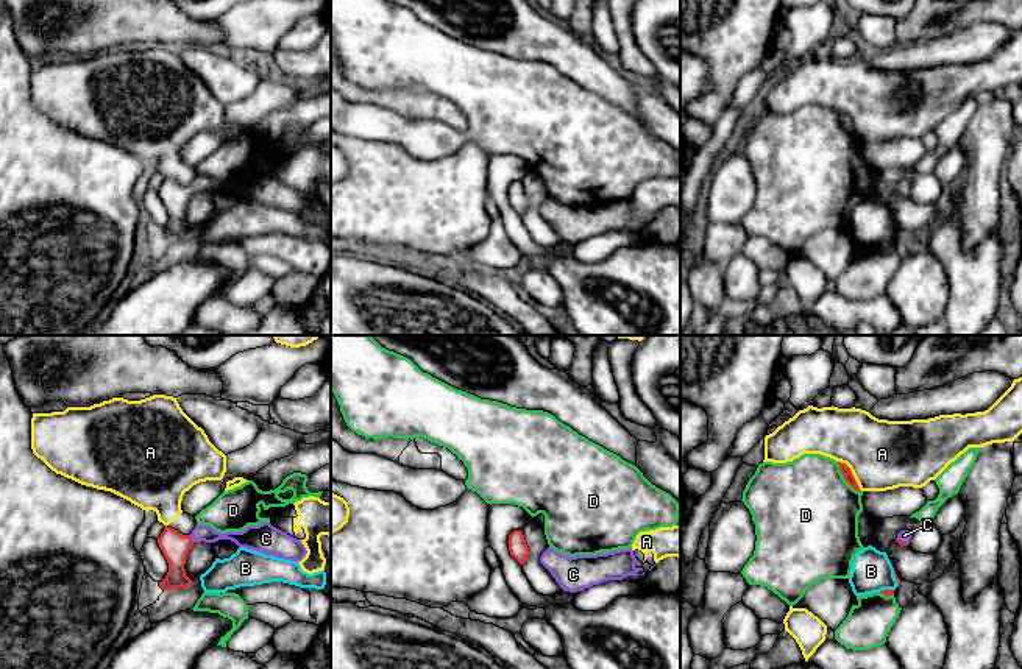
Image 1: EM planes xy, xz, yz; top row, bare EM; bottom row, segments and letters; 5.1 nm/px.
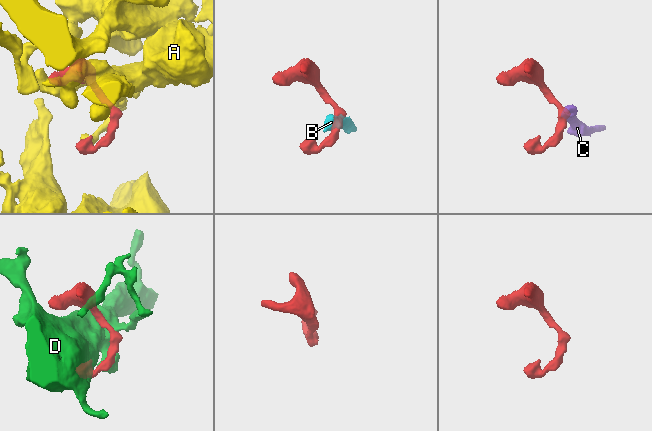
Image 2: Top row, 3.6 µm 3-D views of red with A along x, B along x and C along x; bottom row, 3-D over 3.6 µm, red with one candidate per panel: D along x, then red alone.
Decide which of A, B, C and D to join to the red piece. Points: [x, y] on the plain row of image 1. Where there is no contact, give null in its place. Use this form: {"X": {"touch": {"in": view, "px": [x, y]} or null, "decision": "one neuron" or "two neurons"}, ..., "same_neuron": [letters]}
{"A": {"touch": {"in": "yz", "px": [852, 125]}, "decision": "two neurons"}, "B": {"touch": {"in": "yz", "px": [887, 240]}, "decision": "two neurons"}, "C": {"touch": {"in": "xy", "px": [191, 189]}, "decision": "one neuron"}, "D": {"touch": {"in": "yz", "px": [844, 130]}, "decision": "two neurons"}, "same_neuron": ["C"]}

